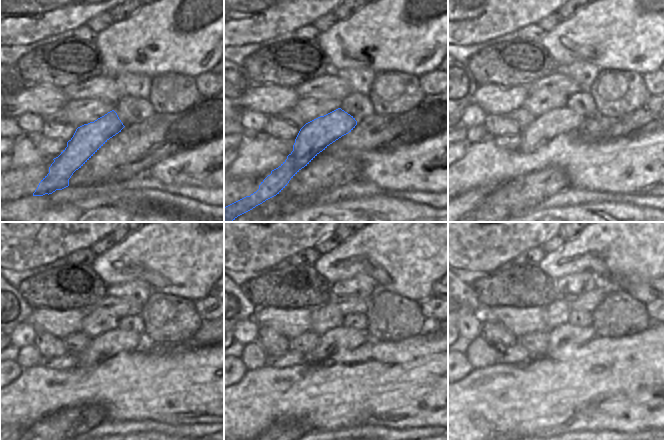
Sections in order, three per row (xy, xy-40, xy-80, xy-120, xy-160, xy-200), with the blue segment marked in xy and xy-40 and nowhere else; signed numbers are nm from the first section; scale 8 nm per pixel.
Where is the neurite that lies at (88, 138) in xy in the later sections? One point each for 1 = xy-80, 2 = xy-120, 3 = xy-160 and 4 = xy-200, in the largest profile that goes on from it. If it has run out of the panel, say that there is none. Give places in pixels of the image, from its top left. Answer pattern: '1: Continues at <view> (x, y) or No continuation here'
1: Continues at xy-80 (559, 121)
2: Continues at xy-120 (108, 344)
3: Continues at xy-160 (342, 338)
4: Continues at xy-200 (567, 333).

